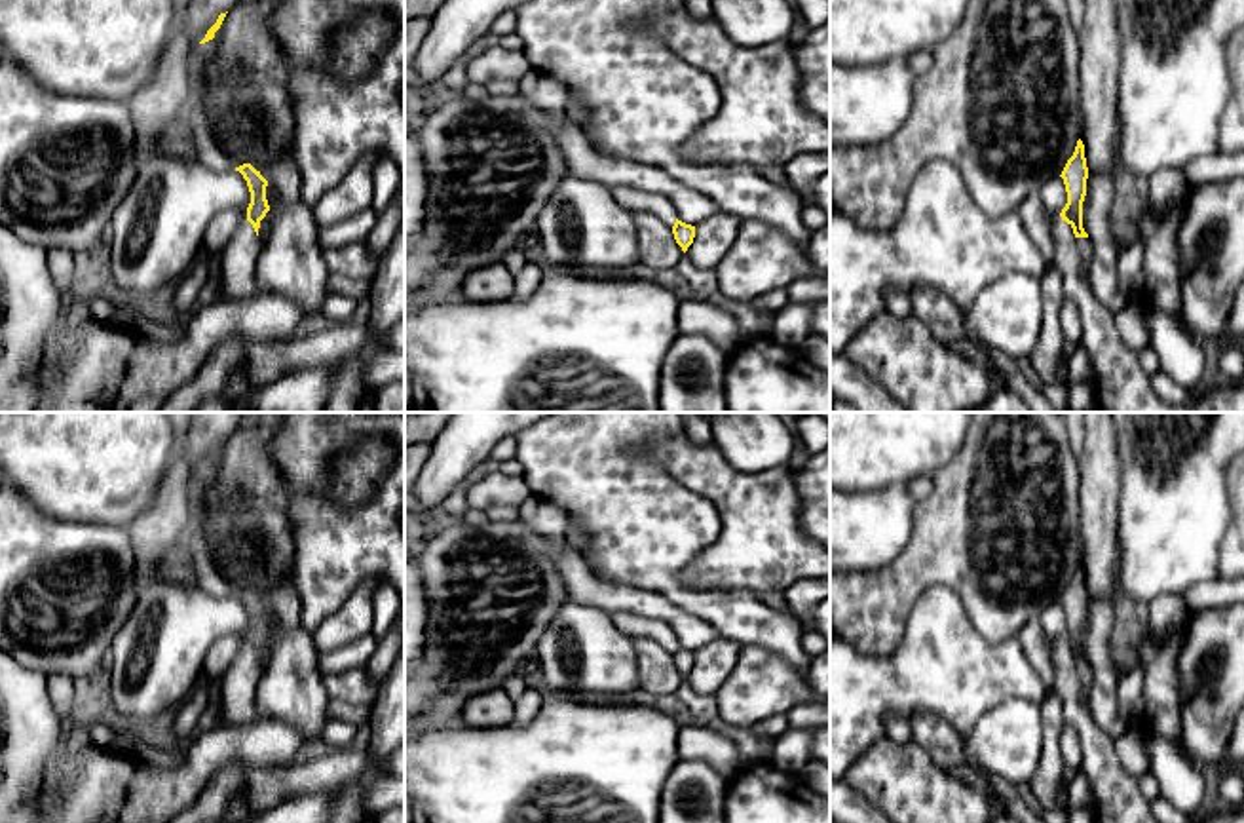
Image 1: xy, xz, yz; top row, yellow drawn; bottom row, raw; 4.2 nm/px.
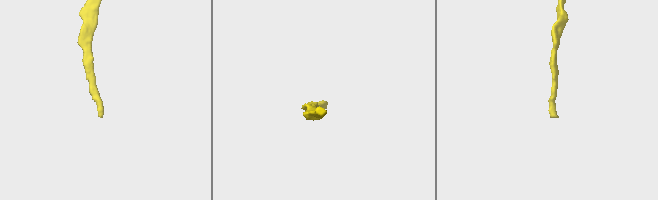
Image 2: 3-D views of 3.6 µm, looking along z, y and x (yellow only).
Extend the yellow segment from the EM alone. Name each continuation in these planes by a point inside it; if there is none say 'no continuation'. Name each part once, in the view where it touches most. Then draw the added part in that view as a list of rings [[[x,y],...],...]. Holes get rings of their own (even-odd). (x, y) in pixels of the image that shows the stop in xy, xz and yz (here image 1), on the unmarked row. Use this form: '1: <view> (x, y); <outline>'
1: yz (1083, 669); [[[1077,663],[1077,677],[1079,677],[1083,703],[1090,705],[1092,667],[1088,663]]]

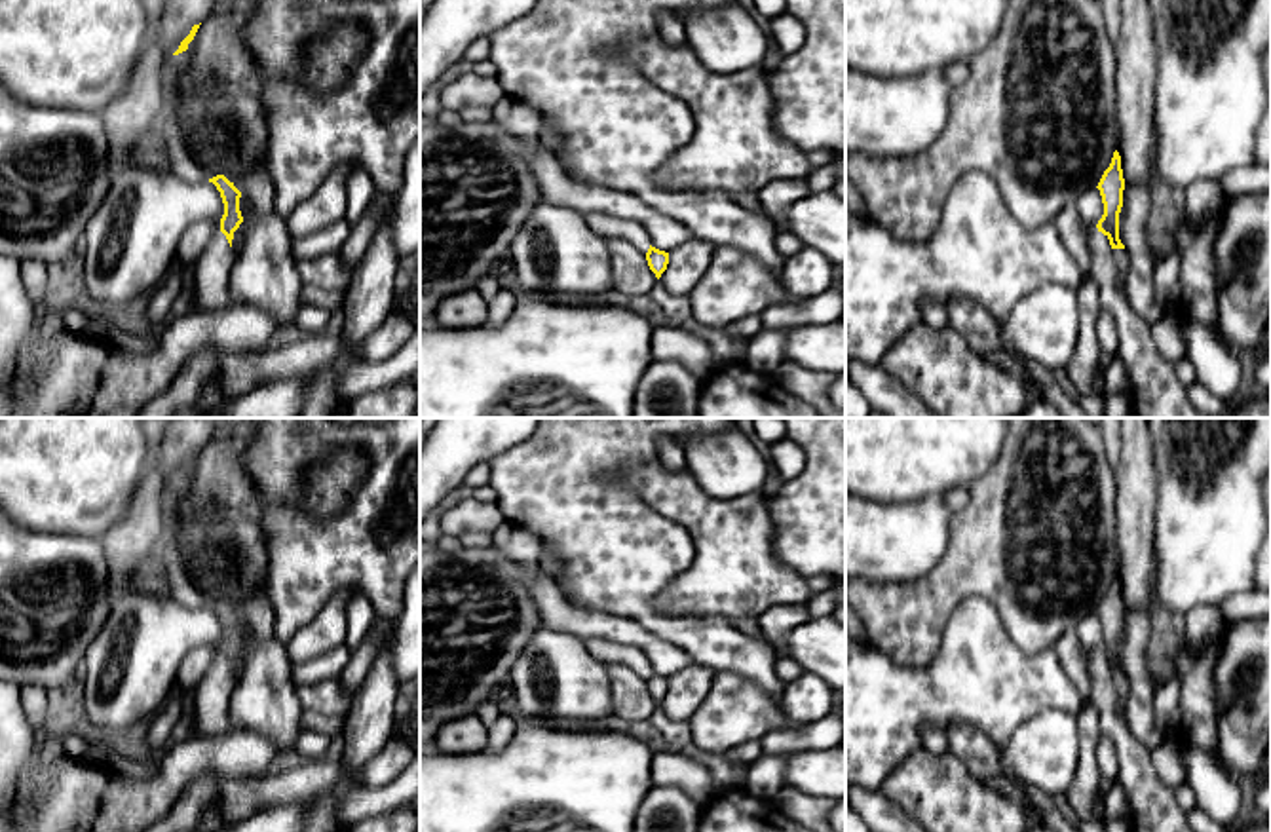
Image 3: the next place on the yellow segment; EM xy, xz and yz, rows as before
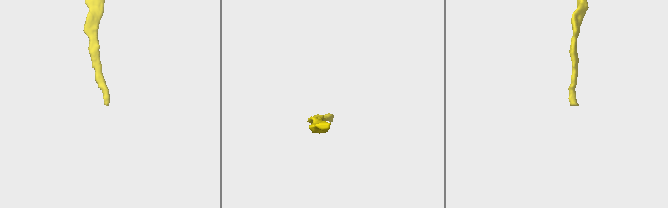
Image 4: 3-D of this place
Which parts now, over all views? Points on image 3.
1: yz (1119, 680); [[[1113,674],[1113,688],[1115,688],[1119,714],[1127,716],[1129,678],[1125,674]]]

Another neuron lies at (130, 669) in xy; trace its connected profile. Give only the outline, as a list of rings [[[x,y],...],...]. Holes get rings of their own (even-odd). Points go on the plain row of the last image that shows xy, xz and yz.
[[[125,591],[110,602],[103,631],[91,642],[80,674],[76,710],[85,735],[122,737],[133,724],[150,720],[175,690],[180,661],[199,646],[220,646],[224,629],[205,604],[188,608],[175,598]]]

